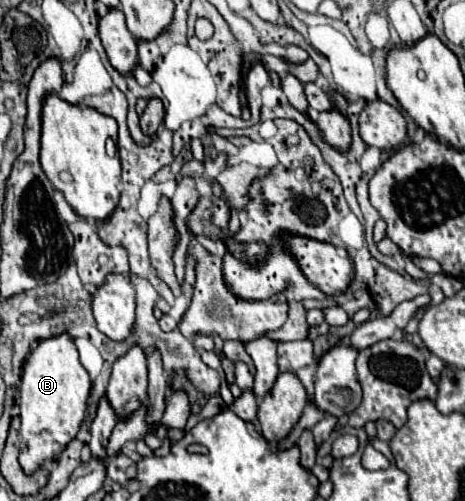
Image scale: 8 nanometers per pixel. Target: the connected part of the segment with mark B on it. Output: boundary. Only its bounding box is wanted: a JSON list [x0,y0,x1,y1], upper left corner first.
[19,333,91,473]

